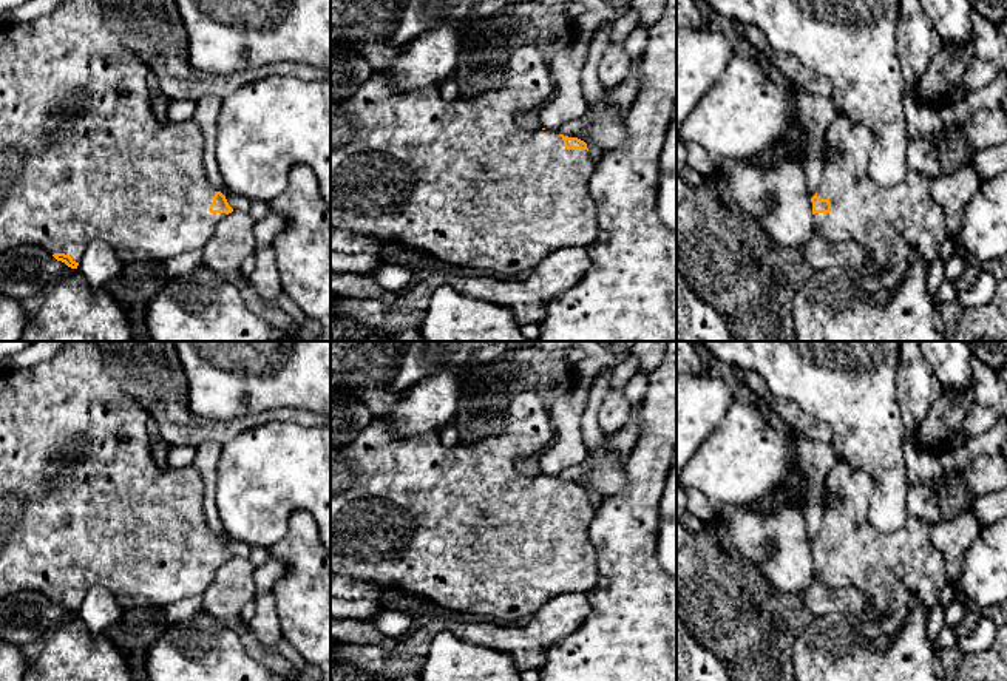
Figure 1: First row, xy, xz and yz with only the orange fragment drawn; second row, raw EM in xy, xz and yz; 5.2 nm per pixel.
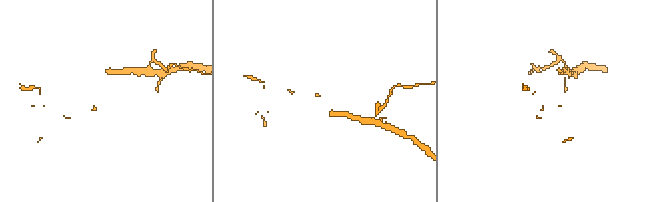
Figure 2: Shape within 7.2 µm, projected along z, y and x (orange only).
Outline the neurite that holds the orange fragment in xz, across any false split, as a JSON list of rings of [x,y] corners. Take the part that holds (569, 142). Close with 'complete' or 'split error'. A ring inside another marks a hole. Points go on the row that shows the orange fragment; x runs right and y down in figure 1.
[[[527,45],[510,56],[502,79],[500,88],[477,97],[445,100],[437,85],[400,93],[375,71],[352,97],[331,102],[331,227],[375,235],[497,278],[533,270],[561,249],[590,246],[598,236],[598,208],[588,193],[596,162],[587,144],[556,130],[530,131],[516,122],[517,113],[553,97],[548,63],[537,48]]]; split error

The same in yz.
[[[837,116],[825,136],[829,159],[826,161],[812,202],[812,232],[829,242],[857,242],[865,253],[865,264],[871,256],[888,270],[900,261],[924,259],[928,264],[939,258],[942,242],[948,238],[942,207],[930,193],[931,176],[908,170],[905,179],[891,187],[880,187],[868,176],[871,133],[866,127]]]; split error

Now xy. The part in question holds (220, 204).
[[[62,0],[51,14],[32,22],[0,26],[0,253],[20,244],[34,244],[57,261],[77,269],[85,250],[96,239],[107,242],[122,263],[165,261],[205,247],[219,221],[233,208],[205,174],[204,139],[196,120],[161,124],[156,119],[147,91],[148,71],[147,65],[105,26],[97,0]]]; split error

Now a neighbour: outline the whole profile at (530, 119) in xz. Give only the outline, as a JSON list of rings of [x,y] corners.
[[[541,107],[522,111],[516,114],[516,122],[519,127],[530,130],[530,131],[536,131],[542,128],[542,122],[541,122]]]

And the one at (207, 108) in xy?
[[[205,96],[196,102],[193,119],[201,128],[204,139],[204,168],[215,191],[221,191],[233,210],[249,212],[252,199],[230,191],[222,181],[216,162],[216,133],[218,117],[222,107],[222,99],[216,96]]]

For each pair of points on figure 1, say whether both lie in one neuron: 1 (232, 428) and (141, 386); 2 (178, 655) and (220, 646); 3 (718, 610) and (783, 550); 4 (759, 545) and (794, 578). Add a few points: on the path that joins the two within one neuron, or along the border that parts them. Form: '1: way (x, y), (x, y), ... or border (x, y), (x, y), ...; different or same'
1: way (209, 428), (190, 428), (164, 402); same
2: way (189, 655), (209, 655); same
3: border (735, 545), (776, 587), (791, 592); different
4: way (768, 552), (785, 569); same

